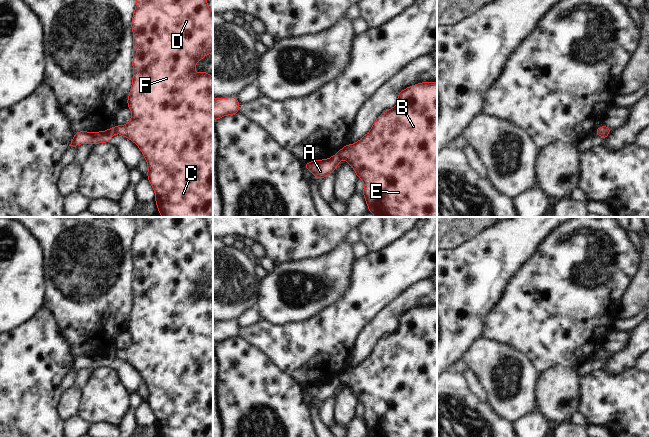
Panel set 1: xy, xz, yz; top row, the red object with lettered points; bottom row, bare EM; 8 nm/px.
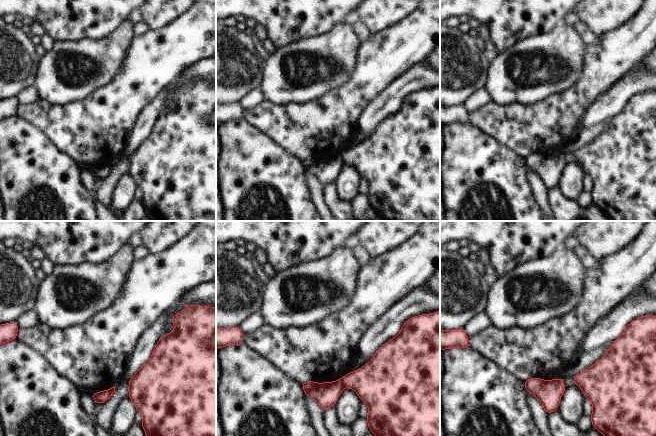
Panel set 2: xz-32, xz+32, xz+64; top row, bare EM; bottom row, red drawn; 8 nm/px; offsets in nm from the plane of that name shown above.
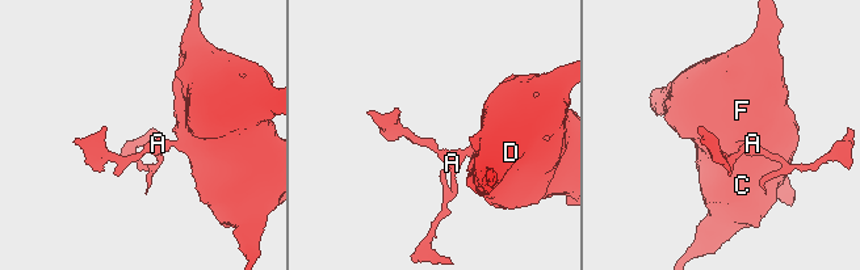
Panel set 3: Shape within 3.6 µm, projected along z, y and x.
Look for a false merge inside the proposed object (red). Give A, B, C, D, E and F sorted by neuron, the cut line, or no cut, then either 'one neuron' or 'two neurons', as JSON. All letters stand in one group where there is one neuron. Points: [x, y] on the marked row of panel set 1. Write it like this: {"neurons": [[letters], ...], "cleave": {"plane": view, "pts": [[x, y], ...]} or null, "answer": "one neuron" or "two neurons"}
{"neurons": [["A"], ["B", "C", "D", "E", "F"]], "cleave": {"plane": "xy", "pts": [[113, 127], [116, 132]]}, "answer": "two neurons"}

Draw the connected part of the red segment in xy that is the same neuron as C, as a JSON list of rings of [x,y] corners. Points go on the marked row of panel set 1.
[[[137,0],[133,18],[131,20],[131,28],[133,32],[133,78],[132,85],[127,98],[127,106],[131,110],[131,119],[125,125],[116,125],[115,132],[121,136],[130,139],[135,145],[139,147],[142,155],[147,161],[147,178],[155,192],[155,203],[162,217],[213,217],[213,77],[206,71],[201,71],[195,74],[195,65],[200,62],[207,54],[213,54],[213,13],[209,9],[207,0]]]

